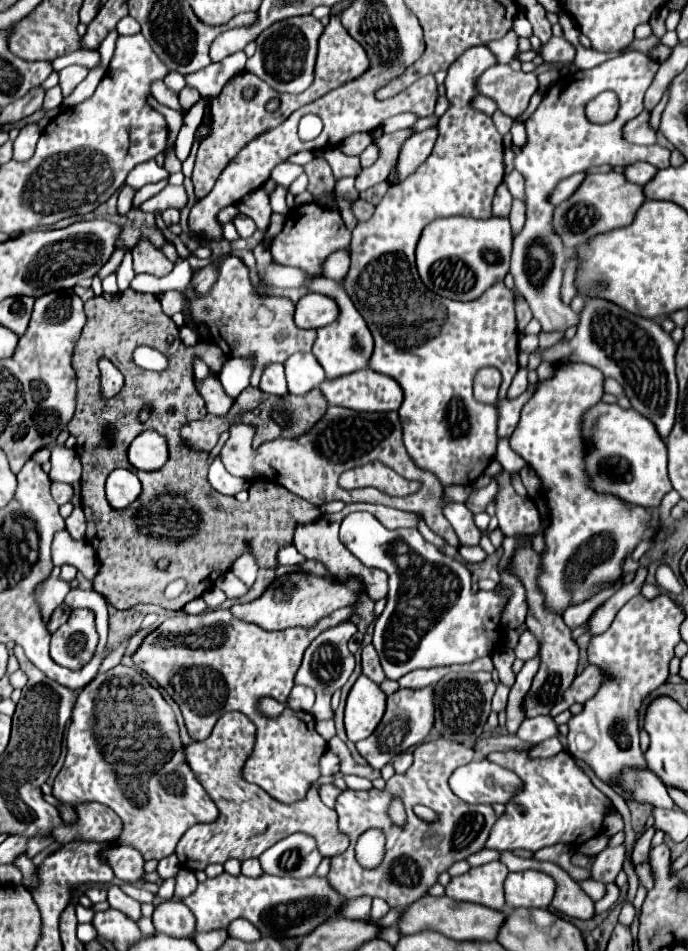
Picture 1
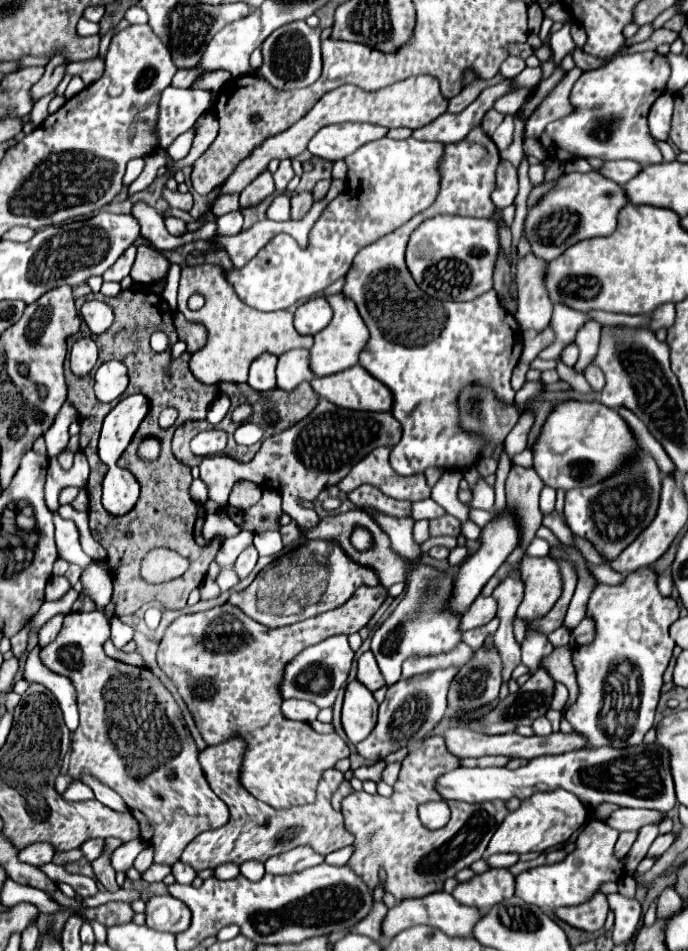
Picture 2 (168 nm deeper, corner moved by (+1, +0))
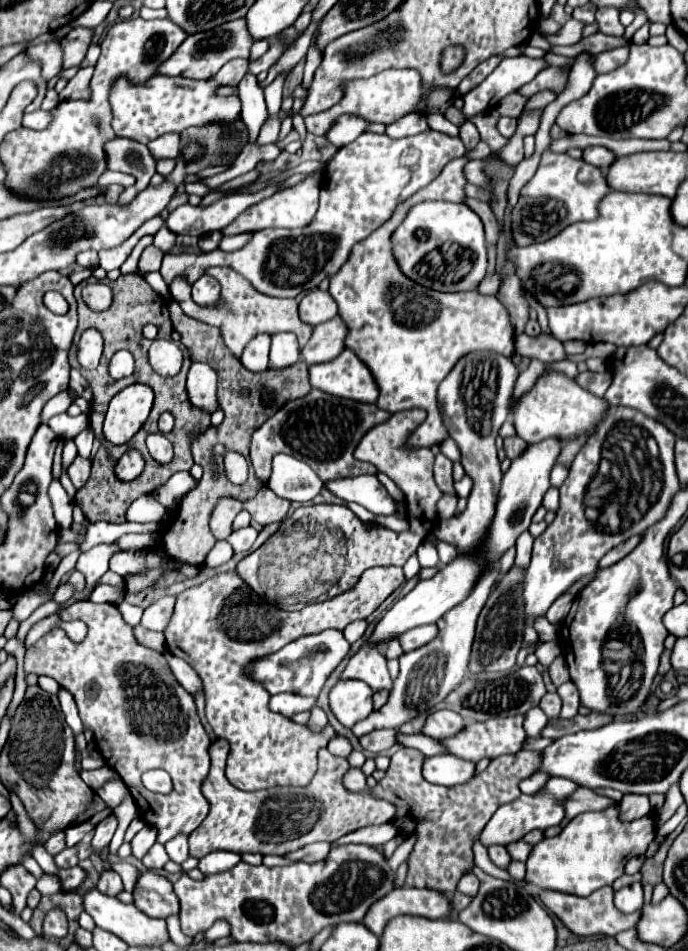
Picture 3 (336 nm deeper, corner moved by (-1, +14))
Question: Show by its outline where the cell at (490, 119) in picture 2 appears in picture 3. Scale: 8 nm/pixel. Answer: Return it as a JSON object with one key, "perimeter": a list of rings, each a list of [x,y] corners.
{"perimeter":[[[512,92],[512,94],[508,94],[506,98],[500,100],[498,110],[500,110],[502,116],[516,116],[518,118],[522,114],[526,102],[528,102],[528,96],[520,96],[518,92]]]}

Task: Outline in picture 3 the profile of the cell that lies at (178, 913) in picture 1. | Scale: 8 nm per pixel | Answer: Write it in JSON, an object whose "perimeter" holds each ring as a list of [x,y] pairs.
{"perimeter":[[[142,872],[134,886],[134,904],[150,918],[166,918],[180,912],[178,896],[172,890],[172,884],[154,872]]]}

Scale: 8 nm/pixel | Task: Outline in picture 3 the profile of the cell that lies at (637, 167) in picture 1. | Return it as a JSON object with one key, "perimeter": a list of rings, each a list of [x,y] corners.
{"perimeter":[[[588,146],[582,150],[582,160],[604,170],[606,166],[610,166],[614,162],[614,154],[604,146]]]}

